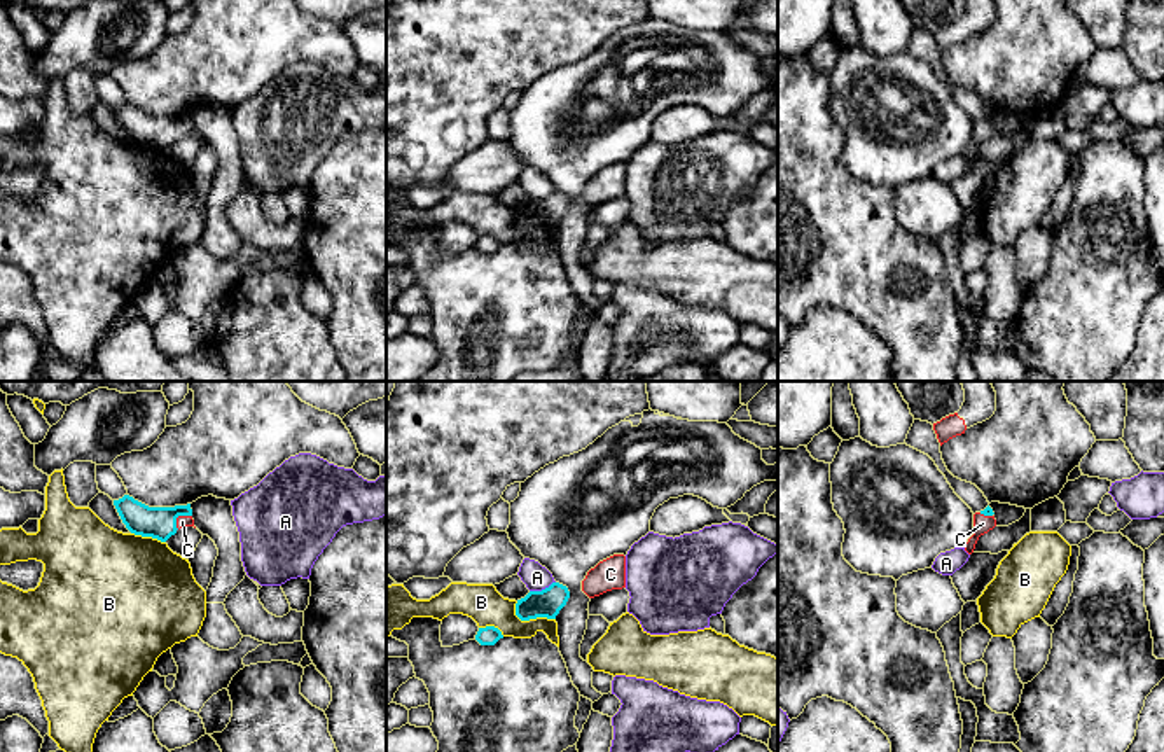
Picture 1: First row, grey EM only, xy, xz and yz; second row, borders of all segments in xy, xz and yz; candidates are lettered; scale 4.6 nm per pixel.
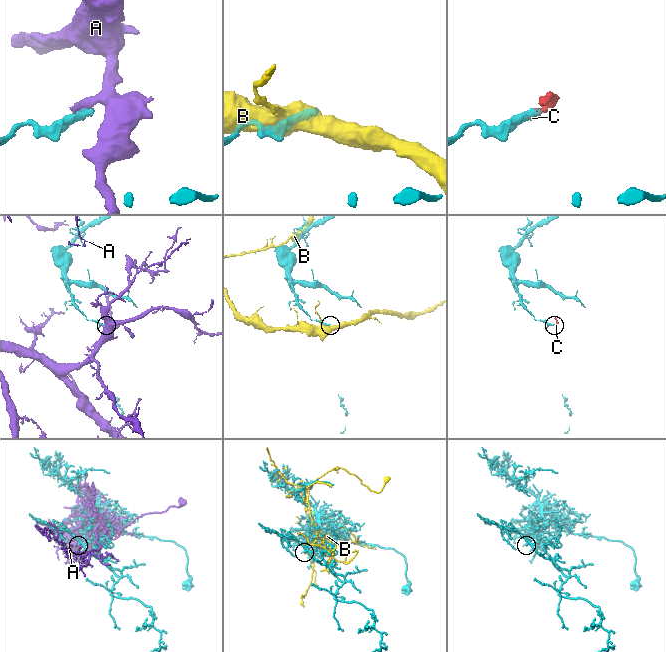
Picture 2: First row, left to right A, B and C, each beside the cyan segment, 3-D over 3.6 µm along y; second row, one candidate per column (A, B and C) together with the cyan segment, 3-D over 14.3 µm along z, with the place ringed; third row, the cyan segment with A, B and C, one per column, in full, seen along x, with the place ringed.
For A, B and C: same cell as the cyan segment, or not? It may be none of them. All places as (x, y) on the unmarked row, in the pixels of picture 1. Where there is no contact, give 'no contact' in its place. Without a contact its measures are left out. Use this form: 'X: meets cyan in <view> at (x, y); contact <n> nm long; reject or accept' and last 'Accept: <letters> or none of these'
A: meets cyan in xz at (542, 198); contact 130 nm long; reject
B: meets cyan in xz at (530, 226); contact 200 nm long; reject
C: meets cyan in xy at (179, 123); contact 100 nm long; accept
Accept: C

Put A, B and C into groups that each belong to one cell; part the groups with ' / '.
A / B / C

